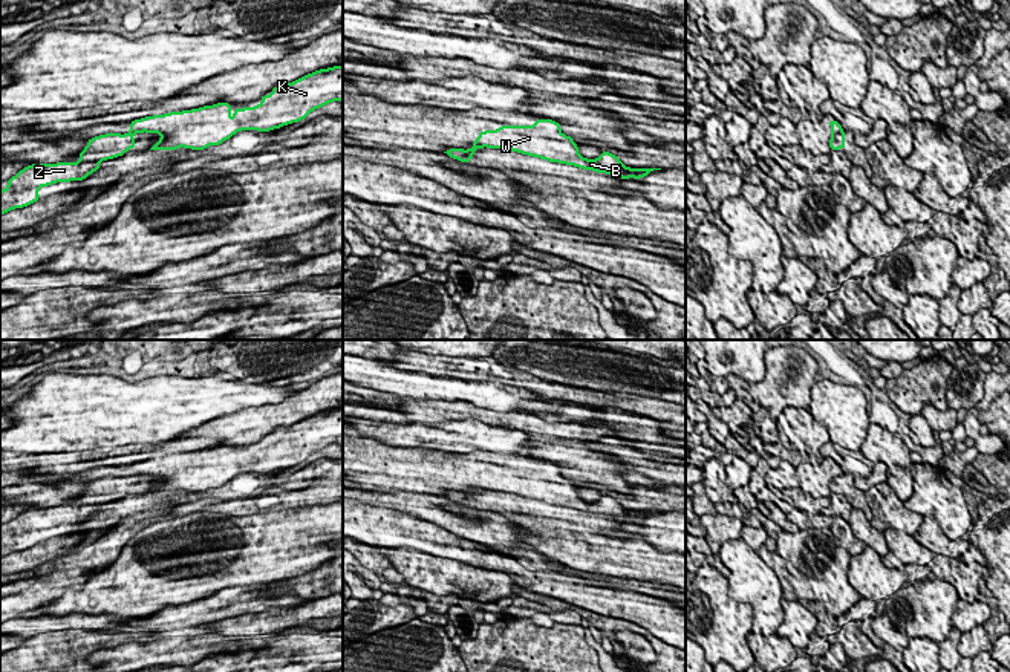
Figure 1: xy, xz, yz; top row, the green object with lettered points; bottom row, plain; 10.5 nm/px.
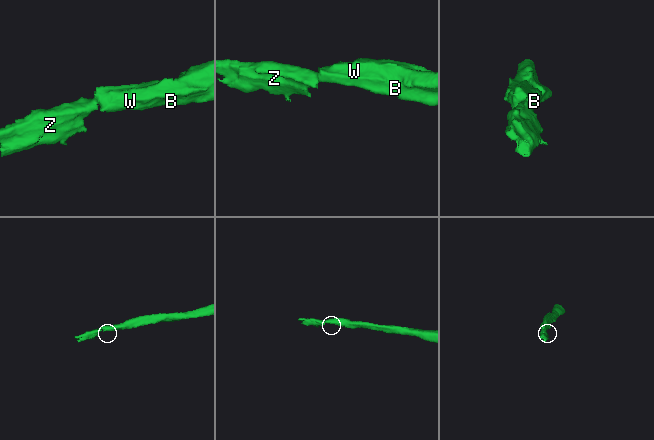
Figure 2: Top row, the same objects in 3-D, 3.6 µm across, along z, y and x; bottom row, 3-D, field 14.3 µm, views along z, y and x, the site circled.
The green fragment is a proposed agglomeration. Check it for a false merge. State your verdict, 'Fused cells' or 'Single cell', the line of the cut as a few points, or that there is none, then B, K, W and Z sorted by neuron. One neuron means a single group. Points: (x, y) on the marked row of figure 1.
Fused cells. Split along yz (842, 130), (833, 135). Groups: B K W / Z

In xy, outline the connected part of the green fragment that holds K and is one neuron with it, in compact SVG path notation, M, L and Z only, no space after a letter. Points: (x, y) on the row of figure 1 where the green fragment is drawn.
M343 66L320 69L289 84L279 84L263 95L256 107L233 109L228 103L204 106L200 109L170 112L145 116L130 122L130 133L159 133L161 139L150 150L176 150L179 147L204 150L219 145L240 130L269 132L305 119L312 110L332 101L343 101Z

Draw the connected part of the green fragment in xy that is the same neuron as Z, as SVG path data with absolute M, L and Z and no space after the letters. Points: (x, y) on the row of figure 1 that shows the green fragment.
M106 133L90 138L87 147L80 153L78 162L57 162L41 165L31 164L20 170L15 176L8 179L8 187L0 191L0 214L5 214L14 208L28 207L40 199L38 188L47 187L57 182L83 181L89 178L90 173L99 170L99 162L122 156L127 150L135 148L133 133Z

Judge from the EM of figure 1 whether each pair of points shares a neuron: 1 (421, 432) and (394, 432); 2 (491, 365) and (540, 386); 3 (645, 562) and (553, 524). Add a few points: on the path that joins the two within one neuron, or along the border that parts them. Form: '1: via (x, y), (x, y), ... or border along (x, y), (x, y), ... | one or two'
1: via (415, 432), (400, 432) | one
2: via (504, 374), (528, 381) | one
3: via (622, 557), (602, 554), (576, 528) | one

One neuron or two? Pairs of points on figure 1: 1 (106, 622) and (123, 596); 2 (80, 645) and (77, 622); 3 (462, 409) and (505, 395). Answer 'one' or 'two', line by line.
1: two
2: two
3: two

